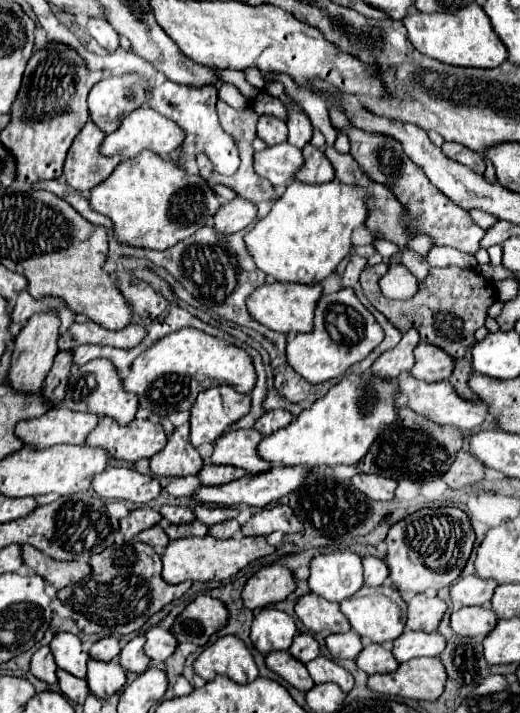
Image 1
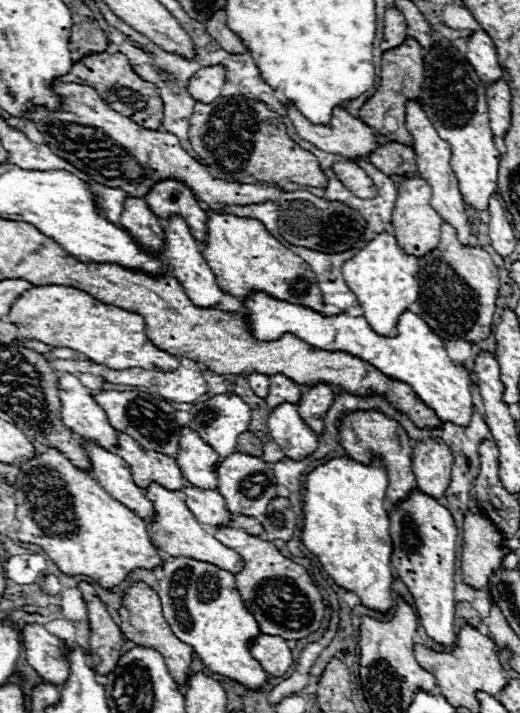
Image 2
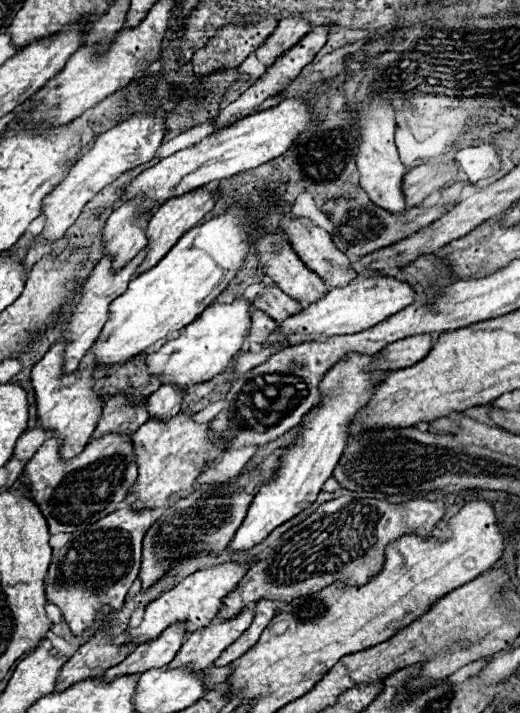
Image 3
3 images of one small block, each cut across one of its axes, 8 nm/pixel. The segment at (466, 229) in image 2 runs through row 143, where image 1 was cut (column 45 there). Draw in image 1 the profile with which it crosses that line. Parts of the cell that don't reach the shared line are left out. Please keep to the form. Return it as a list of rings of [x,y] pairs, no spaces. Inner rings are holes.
[[[58,406],[50,408],[40,418],[18,422],[16,436],[22,442],[38,448],[52,444],[82,444],[98,420],[100,418],[92,412],[72,412],[64,406]]]

